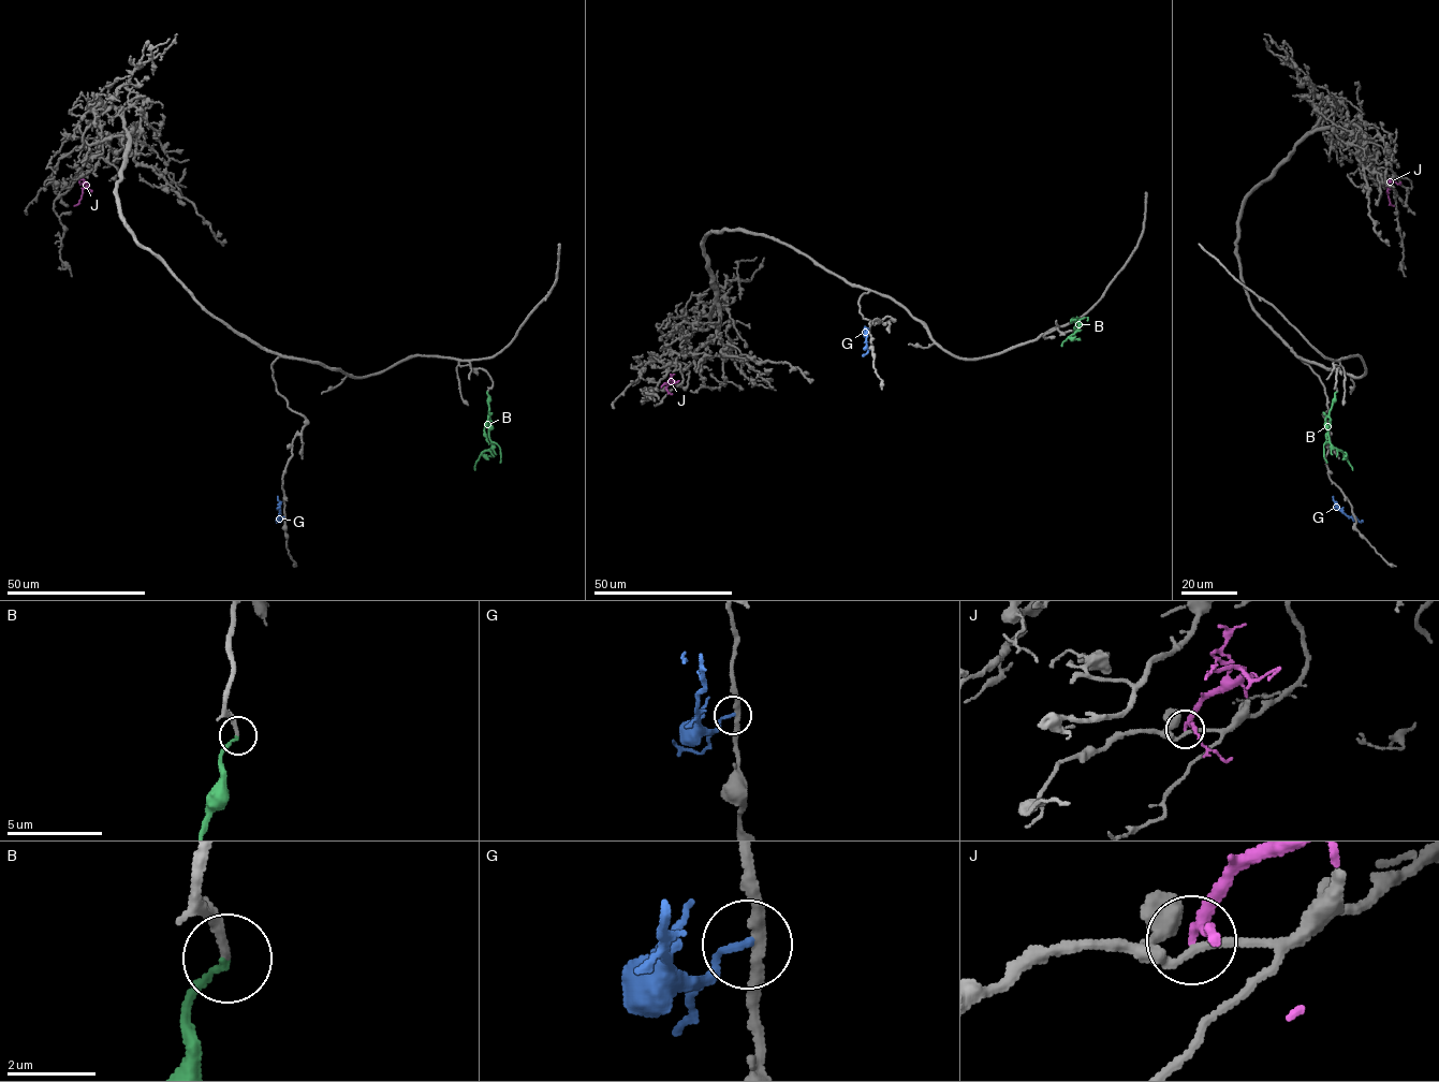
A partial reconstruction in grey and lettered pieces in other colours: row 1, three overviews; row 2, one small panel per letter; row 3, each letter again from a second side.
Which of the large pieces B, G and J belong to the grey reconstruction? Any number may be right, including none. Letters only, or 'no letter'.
B

